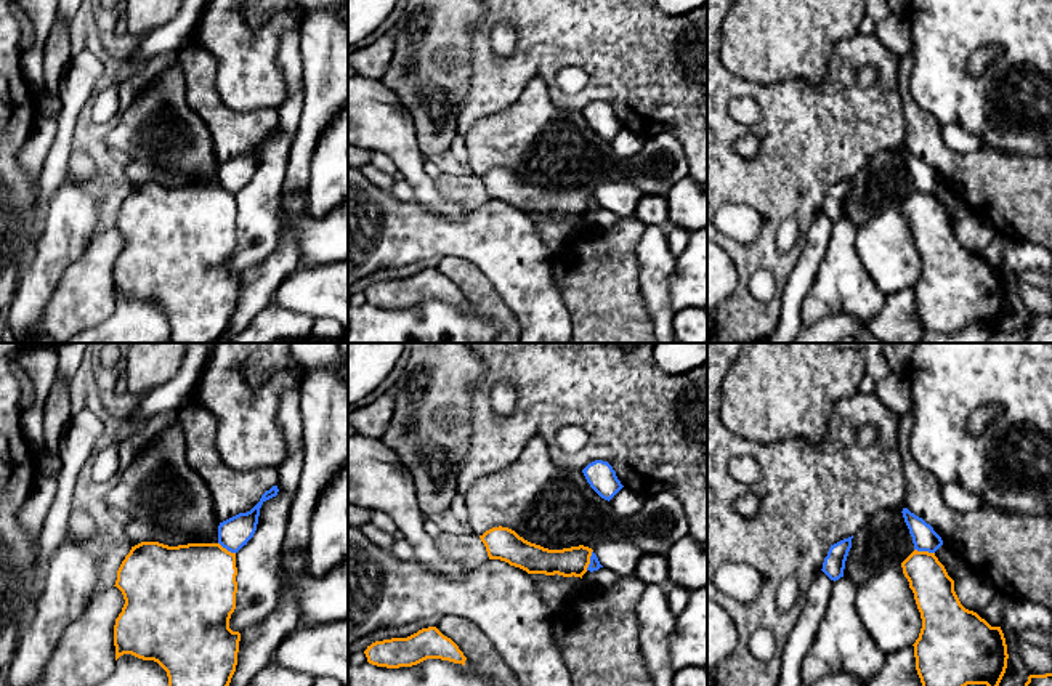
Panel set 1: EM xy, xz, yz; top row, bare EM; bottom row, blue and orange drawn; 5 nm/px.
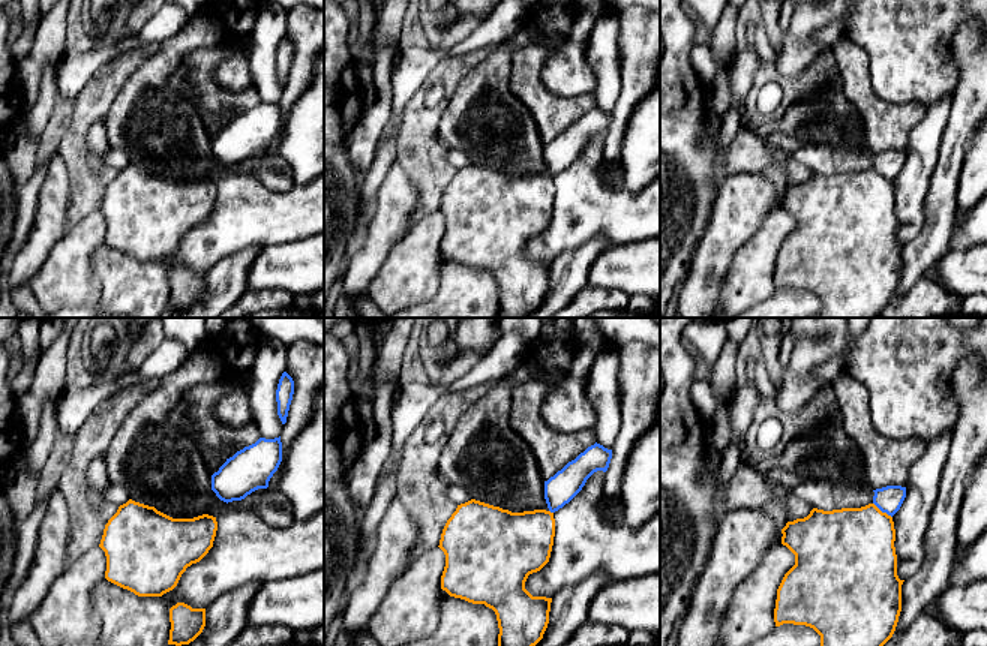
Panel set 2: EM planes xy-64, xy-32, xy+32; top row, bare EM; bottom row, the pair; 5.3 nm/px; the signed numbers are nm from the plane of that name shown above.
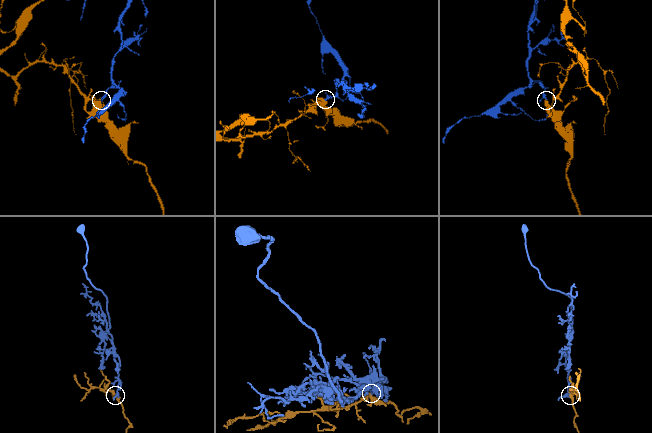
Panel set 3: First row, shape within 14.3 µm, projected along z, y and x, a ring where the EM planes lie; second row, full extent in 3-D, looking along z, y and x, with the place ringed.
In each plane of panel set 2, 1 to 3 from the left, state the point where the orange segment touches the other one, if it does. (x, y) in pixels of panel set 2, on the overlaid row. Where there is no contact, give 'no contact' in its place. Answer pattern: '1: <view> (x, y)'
1: no contact
2: xy-32 (551, 511)
3: xy+32 (882, 511)

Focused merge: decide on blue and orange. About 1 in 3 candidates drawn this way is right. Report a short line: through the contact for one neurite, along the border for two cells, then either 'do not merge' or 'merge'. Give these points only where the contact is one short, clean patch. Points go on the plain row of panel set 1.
yz (914, 189), (934, 194) | do not merge

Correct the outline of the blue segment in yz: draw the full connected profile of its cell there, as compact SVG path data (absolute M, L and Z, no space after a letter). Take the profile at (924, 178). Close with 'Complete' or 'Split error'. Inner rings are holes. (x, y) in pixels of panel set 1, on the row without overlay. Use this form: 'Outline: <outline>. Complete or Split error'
Outline: M903 149L903 159L912 178L914 191L935 194L941 186L941 178L922 159Z. Complete

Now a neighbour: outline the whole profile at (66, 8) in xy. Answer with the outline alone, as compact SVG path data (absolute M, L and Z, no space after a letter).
M58 0L56 21L71 26L82 0Z

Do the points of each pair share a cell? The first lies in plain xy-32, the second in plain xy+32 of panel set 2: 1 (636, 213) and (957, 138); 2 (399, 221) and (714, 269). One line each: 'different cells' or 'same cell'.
1: different cells
2: same cell

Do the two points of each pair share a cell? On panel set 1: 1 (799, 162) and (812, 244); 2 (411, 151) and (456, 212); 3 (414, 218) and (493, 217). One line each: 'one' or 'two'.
1: two
2: one
3: one

